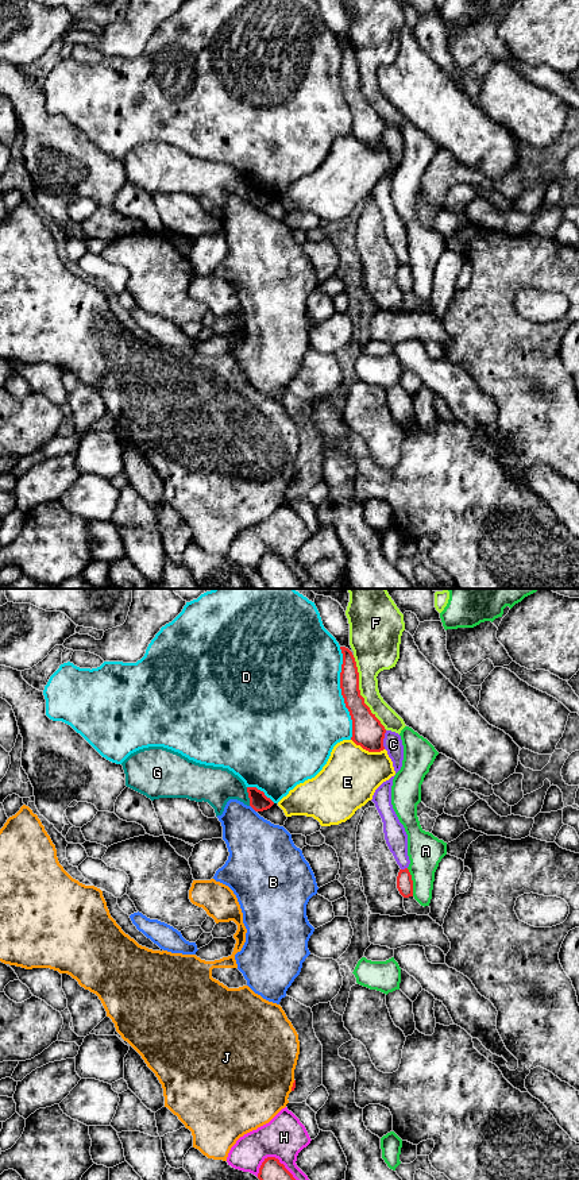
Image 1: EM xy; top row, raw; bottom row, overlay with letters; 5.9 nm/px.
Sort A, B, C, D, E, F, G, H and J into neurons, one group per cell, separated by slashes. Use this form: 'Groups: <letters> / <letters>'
Groups: A / B / C / D / E / F / G / H / J

